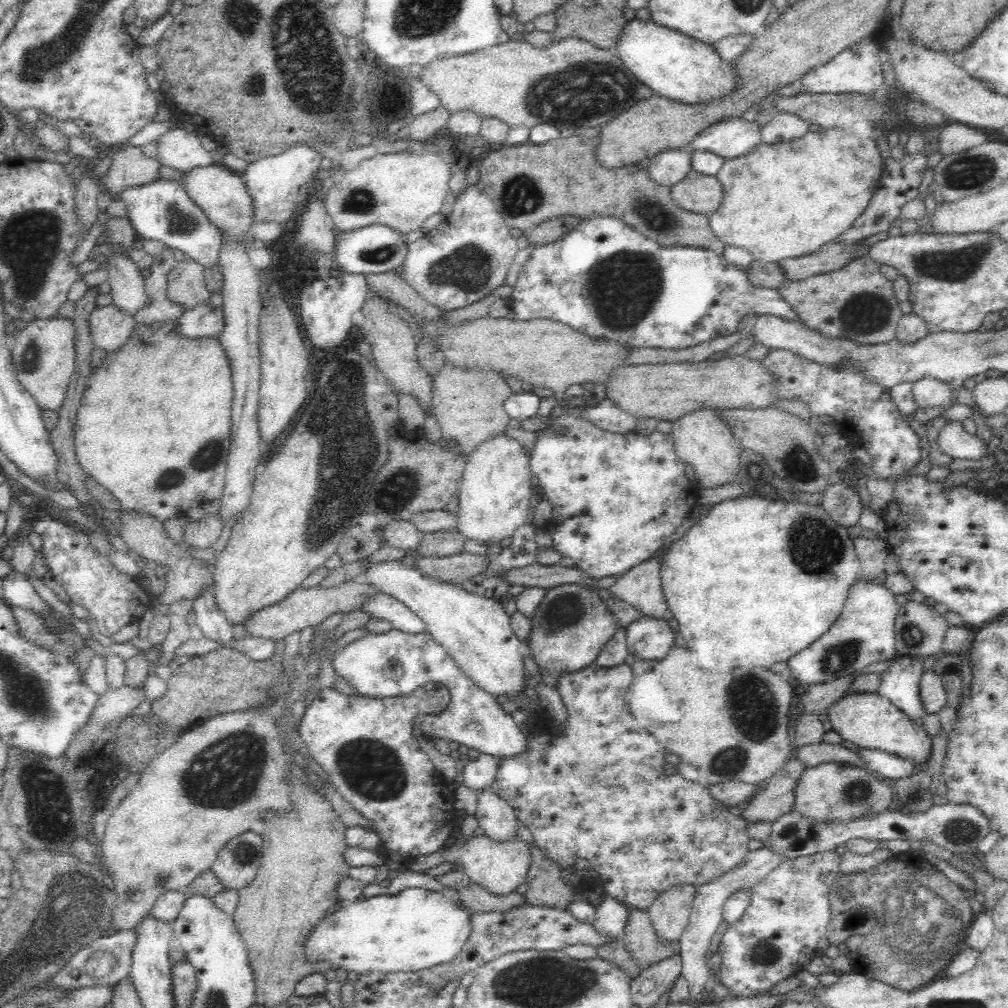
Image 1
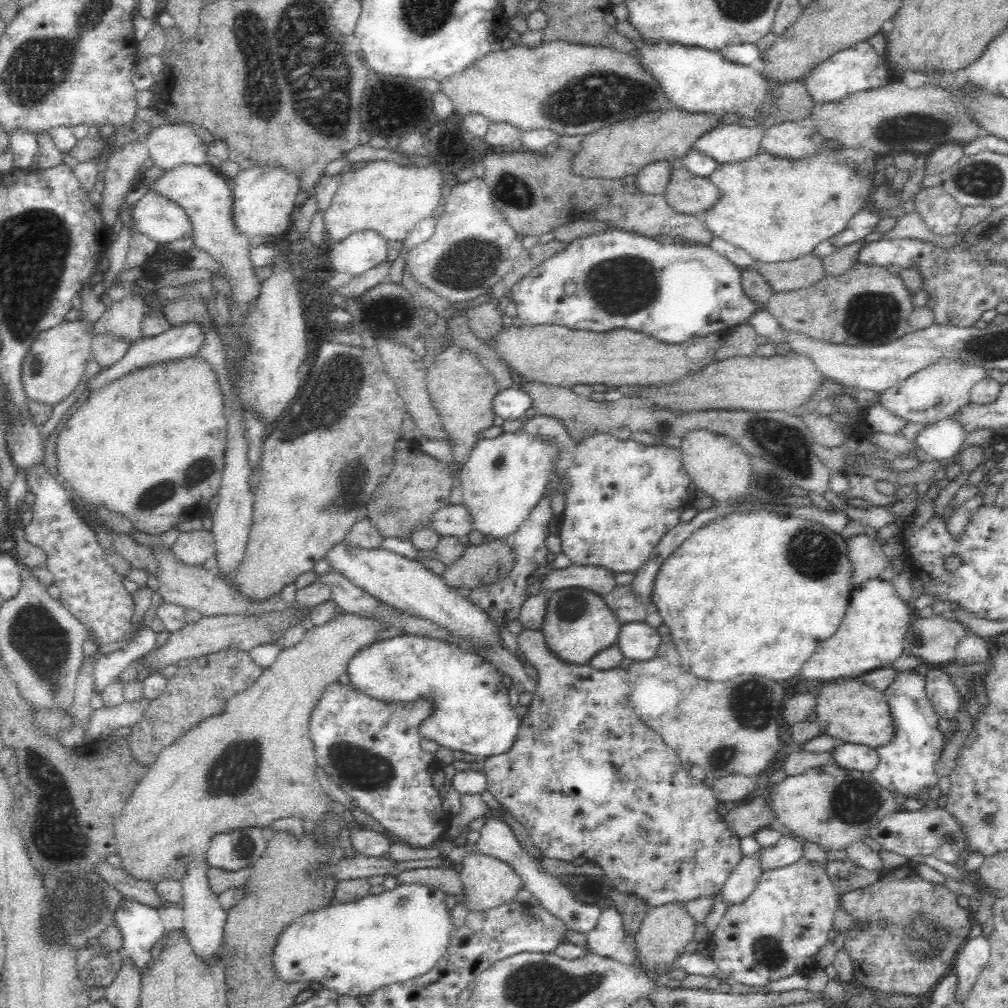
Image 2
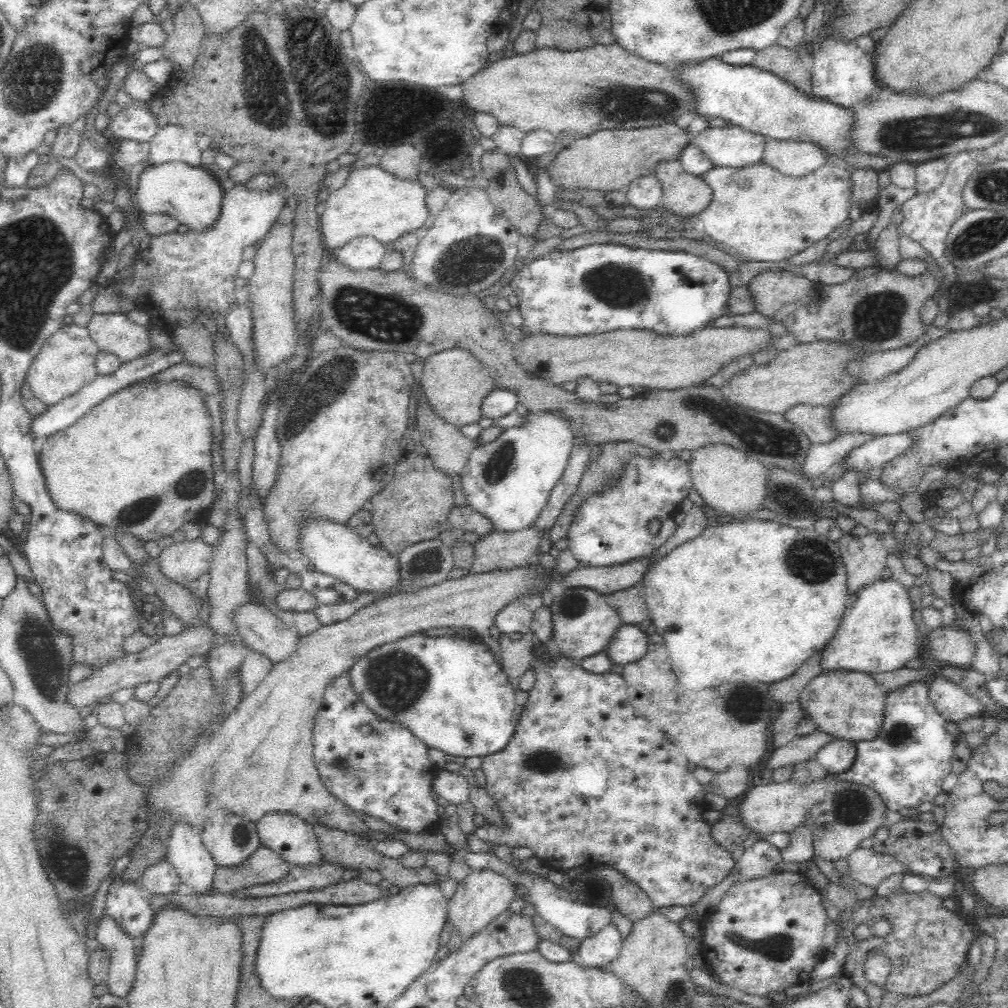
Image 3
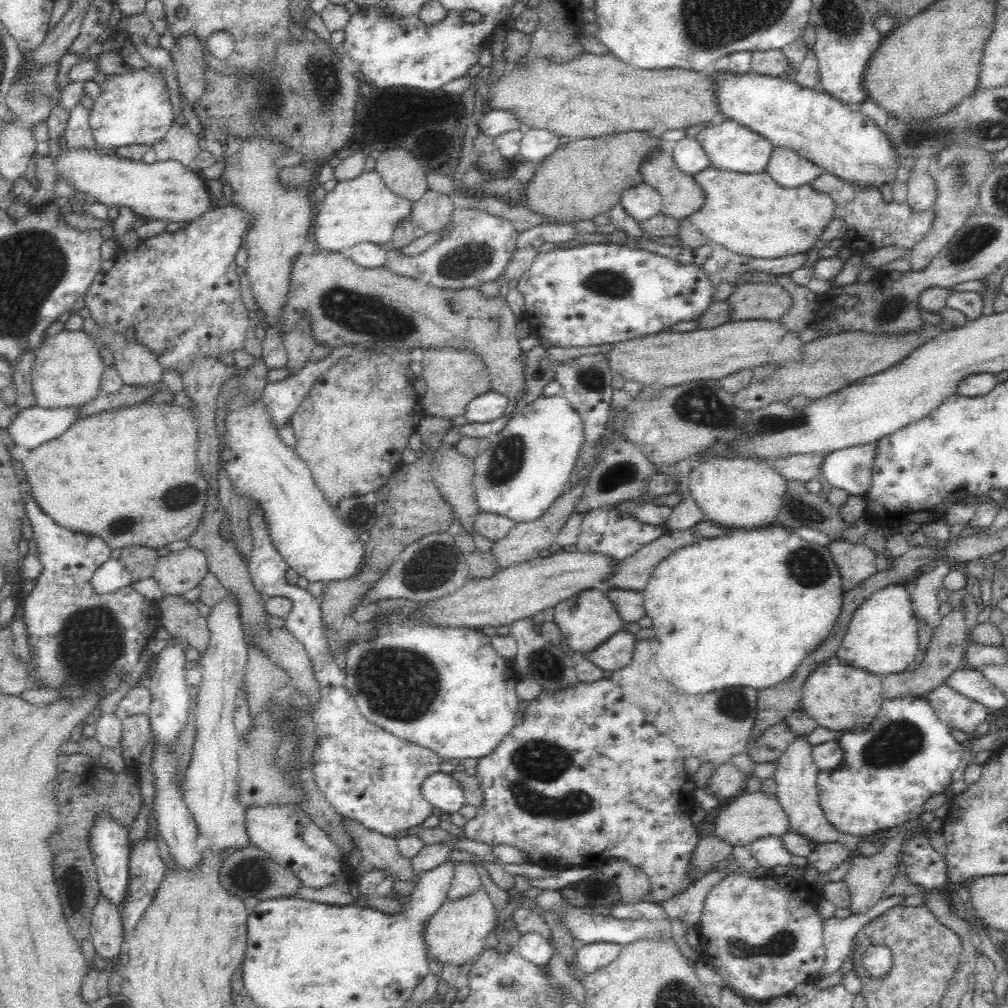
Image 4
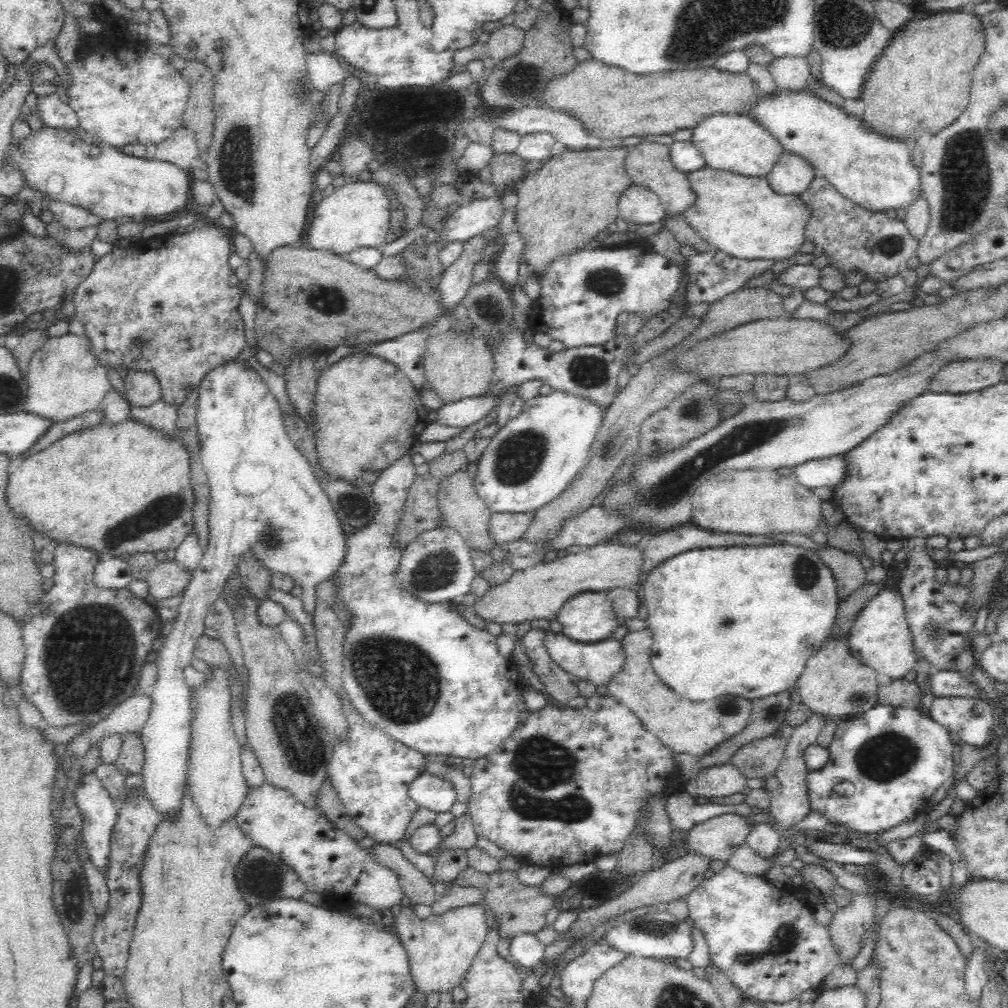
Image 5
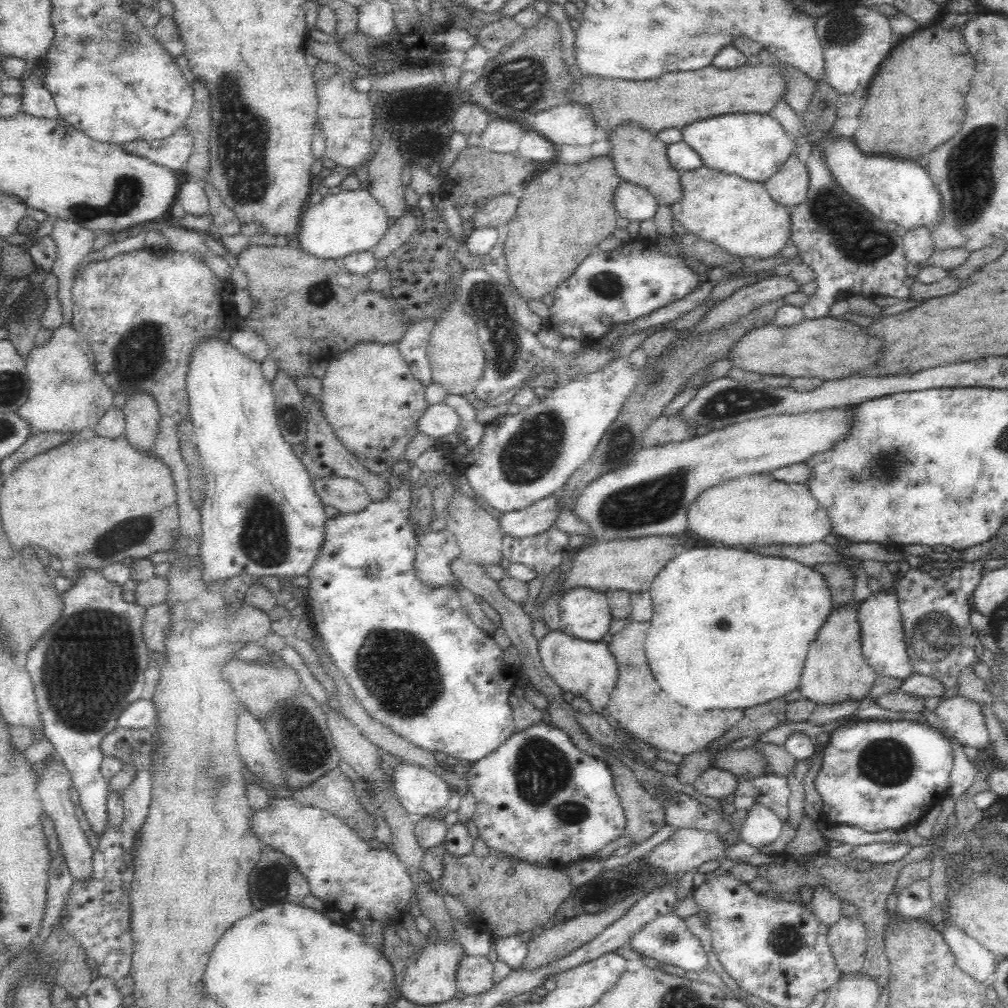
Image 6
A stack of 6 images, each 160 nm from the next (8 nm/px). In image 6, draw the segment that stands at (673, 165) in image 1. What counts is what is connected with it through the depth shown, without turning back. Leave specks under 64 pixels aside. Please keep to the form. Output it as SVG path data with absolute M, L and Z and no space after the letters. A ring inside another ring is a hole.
M621 180L621 184L613 194L613 202L618 217L639 223L652 219L659 206L650 192L624 180Z

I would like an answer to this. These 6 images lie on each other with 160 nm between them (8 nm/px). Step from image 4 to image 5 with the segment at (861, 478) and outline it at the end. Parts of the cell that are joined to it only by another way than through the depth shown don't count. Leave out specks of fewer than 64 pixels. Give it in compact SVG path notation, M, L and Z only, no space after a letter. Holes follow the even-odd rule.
M843 454L820 458L820 460L808 460L794 466L791 476L810 489L820 486L838 486L838 482L842 482L844 476L844 465L842 465L844 462Z

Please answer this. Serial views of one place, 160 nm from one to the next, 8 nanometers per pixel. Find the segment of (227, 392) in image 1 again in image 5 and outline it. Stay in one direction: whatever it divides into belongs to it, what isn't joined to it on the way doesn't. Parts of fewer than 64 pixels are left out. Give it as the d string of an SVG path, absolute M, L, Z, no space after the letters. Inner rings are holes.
M132 418L121 422L120 424L106 425L98 423L90 428L73 432L63 436L58 442L36 452L25 458L17 466L9 466L8 480L6 482L6 505L14 517L26 517L28 527L32 532L37 532L47 536L49 540L58 541L58 543L68 543L82 548L88 548L98 553L98 558L102 557L127 557L134 553L153 553L158 550L166 551L170 548L178 548L178 545L186 534L194 528L194 519L192 506L194 506L194 491L190 487L190 458L189 452L182 447L180 439L166 439L162 433L150 429Z

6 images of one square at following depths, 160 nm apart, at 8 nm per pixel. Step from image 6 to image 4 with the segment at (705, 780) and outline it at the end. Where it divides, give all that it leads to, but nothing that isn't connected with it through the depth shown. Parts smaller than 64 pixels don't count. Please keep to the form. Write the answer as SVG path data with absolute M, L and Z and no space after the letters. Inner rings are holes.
M731 762L715 767L714 772L712 772L706 783L704 788L714 792L714 796L722 800L729 797L736 798L744 792L746 786L742 770Z

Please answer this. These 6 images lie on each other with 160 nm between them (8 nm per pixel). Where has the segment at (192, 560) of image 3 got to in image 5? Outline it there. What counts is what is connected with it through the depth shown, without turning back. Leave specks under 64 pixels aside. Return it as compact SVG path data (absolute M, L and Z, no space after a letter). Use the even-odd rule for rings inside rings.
M176 561L159 562L155 569L152 569L145 578L147 591L157 601L169 599L170 597L183 592L191 579L190 573Z

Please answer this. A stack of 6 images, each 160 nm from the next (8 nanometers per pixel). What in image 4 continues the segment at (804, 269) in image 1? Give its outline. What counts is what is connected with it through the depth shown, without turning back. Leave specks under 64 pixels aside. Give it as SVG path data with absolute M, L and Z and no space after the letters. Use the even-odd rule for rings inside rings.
M744 283L736 284L729 297L729 314L731 321L779 319L790 309L790 295L778 283Z

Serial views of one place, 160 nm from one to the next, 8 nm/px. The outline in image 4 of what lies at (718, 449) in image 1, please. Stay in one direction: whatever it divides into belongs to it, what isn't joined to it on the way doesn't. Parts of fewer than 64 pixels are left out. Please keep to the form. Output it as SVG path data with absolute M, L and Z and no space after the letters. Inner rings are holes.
M718 458L692 467L689 488L696 506L703 512L704 520L718 526L758 528L776 524L787 493L786 478L767 462L742 458Z

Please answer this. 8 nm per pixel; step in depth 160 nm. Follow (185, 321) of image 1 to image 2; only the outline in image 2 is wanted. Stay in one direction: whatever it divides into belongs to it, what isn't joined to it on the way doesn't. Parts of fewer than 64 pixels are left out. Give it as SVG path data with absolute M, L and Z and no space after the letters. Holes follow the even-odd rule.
M180 324L180 326L174 326L174 328L171 327L158 336L142 336L128 347L126 354L118 360L116 364L105 369L103 368L94 374L94 376L86 380L88 395L91 395L98 389L104 388L106 383L118 380L135 370L146 368L150 365L157 365L158 363L179 361L183 358L198 356L198 351L202 346L202 340L204 340L204 333L202 333L202 326L200 324Z

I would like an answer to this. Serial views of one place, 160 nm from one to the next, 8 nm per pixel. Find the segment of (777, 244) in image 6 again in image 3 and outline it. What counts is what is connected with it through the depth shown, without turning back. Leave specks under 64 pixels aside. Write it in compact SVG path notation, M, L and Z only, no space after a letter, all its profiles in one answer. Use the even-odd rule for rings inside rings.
M838 155L837 157L830 157L826 159L826 162L816 169L816 172L804 176L804 178L789 178L780 172L777 172L774 167L762 162L760 164L753 164L744 168L730 168L730 167L712 167L708 169L705 174L700 176L701 180L712 190L712 201L708 204L708 207L700 212L697 217L702 223L704 223L703 231L711 237L714 241L722 243L723 245L730 246L737 253L740 253L742 257L750 261L758 262L780 262L786 261L792 258L796 254L802 252L806 248L816 244L820 240L827 237L830 232L834 232L836 228L840 227L842 223L849 218L849 210L851 209L851 172L850 166L846 165L846 156Z

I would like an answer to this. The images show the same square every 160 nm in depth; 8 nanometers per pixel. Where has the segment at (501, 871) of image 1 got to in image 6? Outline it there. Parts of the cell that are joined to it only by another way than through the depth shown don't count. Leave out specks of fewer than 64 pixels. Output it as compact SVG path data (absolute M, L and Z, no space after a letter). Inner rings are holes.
M431 935L423 951L417 957L410 957L407 962L401 996L406 997L406 1000L416 1005L422 1006L442 1004L447 1000L454 999L454 994L458 991L456 988L456 968L458 968L458 962L460 962L464 956L466 956L466 954L463 952L462 945L456 942L456 940L445 944L445 942L440 942Z

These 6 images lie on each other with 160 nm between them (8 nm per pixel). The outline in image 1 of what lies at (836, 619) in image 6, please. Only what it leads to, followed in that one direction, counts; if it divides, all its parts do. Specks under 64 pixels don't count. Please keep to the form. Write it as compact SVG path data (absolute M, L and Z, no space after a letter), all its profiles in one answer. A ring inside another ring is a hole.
M850 693L842 696L834 702L822 714L823 718L830 720L832 732L836 732L844 741L850 741L858 747L869 748L870 750L885 750L892 754L897 754L902 758L911 758L917 765L922 765L928 761L932 752L932 740L927 732L919 726L919 722L911 722L898 707L892 705L886 698L877 693Z

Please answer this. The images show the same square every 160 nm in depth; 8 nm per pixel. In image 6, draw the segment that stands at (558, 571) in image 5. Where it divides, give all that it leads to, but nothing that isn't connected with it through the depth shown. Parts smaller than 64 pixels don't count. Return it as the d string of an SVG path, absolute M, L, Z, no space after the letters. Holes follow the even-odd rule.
M689 531L680 534L647 536L642 538L613 540L610 542L594 543L593 546L584 546L572 557L572 570L566 575L562 592L585 586L598 591L627 590L628 592L648 591L654 577L665 567L665 564L674 558L680 546L686 542L698 540Z

